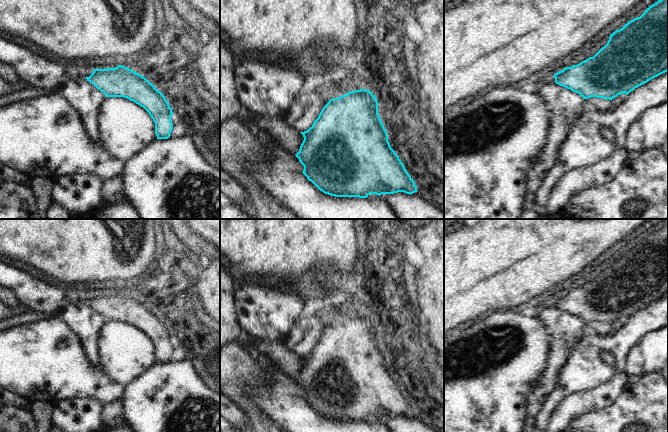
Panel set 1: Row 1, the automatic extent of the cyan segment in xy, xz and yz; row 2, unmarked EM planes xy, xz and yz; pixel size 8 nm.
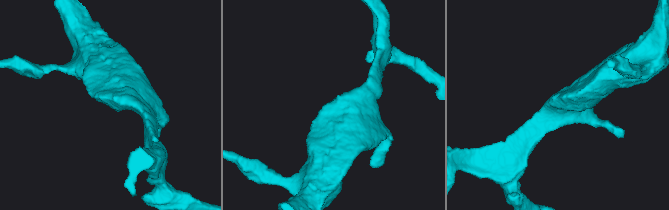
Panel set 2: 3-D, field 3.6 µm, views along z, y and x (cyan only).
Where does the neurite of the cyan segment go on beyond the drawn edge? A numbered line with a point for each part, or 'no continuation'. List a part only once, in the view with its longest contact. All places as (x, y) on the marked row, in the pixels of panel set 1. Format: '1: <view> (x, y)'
no continuation

